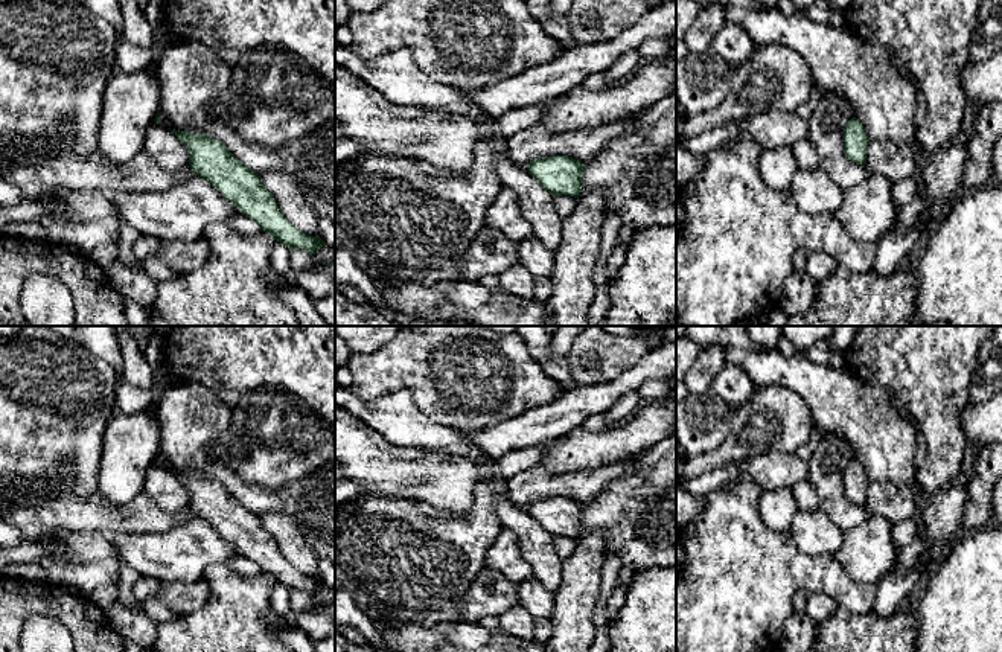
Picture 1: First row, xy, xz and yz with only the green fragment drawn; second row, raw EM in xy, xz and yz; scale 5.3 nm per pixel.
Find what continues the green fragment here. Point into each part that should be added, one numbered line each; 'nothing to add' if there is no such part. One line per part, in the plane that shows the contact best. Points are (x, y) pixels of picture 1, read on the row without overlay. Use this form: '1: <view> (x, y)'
nothing to add

